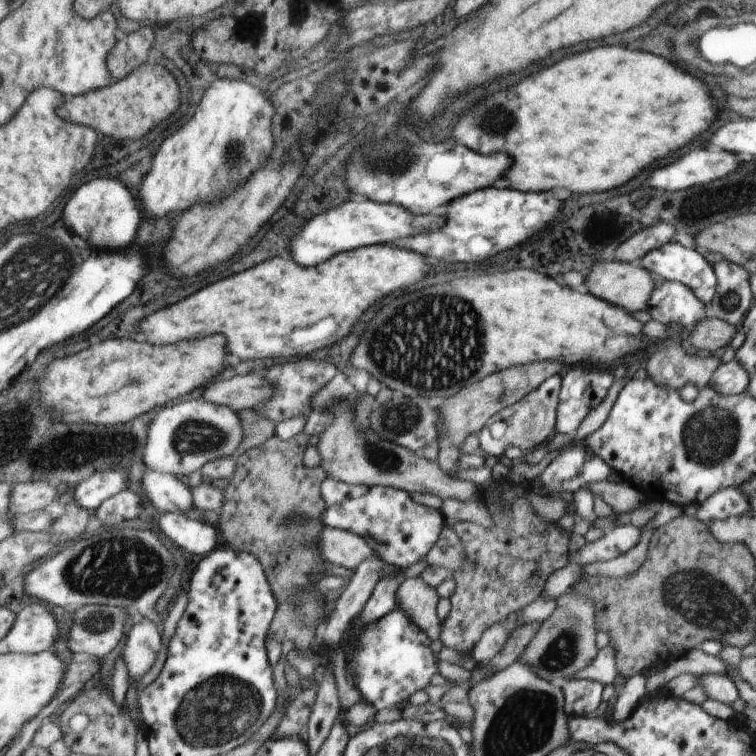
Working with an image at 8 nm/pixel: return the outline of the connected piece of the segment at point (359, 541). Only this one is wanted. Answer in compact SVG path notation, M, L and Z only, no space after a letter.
M332 527L321 531L319 549L320 558L325 562L352 570L356 570L364 559L372 557L374 552L365 538Z

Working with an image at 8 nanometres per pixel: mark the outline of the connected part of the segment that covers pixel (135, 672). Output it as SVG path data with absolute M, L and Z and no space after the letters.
M149 619L129 624L128 641L121 654L127 666L129 684L139 682L152 668L161 646L161 632L158 625Z

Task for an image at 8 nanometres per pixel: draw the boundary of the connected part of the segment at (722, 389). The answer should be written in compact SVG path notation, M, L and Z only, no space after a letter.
M734 359L720 364L709 378L708 385L721 395L737 395L745 392L748 381L748 373Z

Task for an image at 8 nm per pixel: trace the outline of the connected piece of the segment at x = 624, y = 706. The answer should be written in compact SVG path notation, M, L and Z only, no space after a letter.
M647 673L631 676L624 685L613 708L613 723L626 720L648 694L645 688Z

